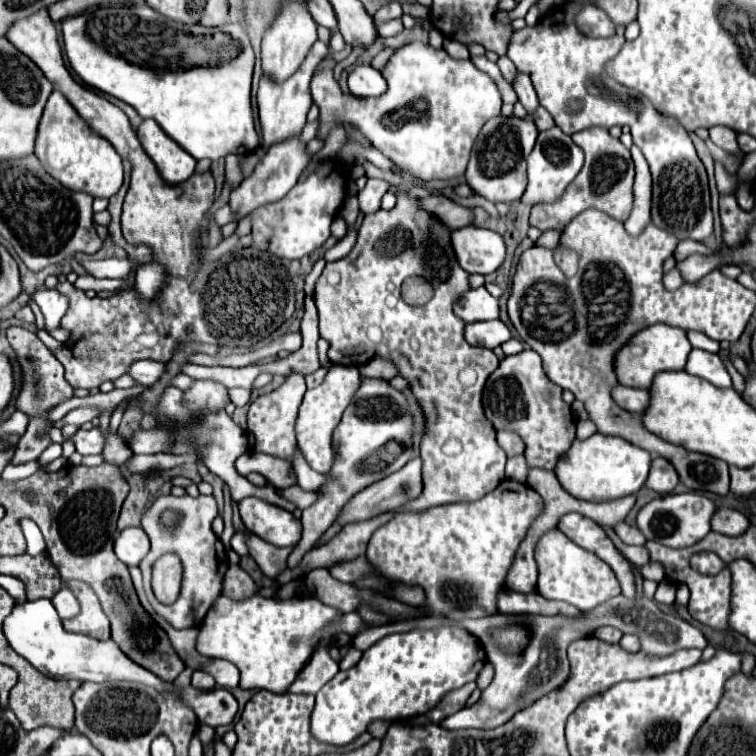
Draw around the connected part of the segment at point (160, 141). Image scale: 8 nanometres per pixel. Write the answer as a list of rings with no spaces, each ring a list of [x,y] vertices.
[[[143,120],[137,128],[137,138],[165,182],[181,184],[195,172],[197,160],[171,140],[155,120]]]

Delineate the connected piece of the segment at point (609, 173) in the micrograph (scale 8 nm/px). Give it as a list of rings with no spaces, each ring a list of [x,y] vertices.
[[[587,128],[581,130],[577,134],[573,134],[573,142],[583,148],[585,152],[585,166],[581,168],[581,174],[569,184],[569,190],[565,190],[565,194],[561,196],[561,202],[555,202],[553,206],[549,204],[541,204],[541,206],[533,206],[531,208],[531,216],[529,216],[529,224],[539,228],[541,232],[545,230],[559,230],[563,232],[565,226],[583,210],[587,208],[597,208],[603,210],[605,214],[609,214],[611,218],[625,222],[631,214],[631,206],[633,206],[633,160],[629,150],[621,144],[619,138],[613,138],[607,128]]]

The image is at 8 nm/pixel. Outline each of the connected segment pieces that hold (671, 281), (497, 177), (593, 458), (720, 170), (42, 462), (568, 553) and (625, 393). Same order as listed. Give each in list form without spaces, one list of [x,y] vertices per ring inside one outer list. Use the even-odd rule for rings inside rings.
[[[671,270],[663,276],[663,284],[667,290],[677,290],[677,286],[681,286],[681,282],[683,282],[683,278],[681,278],[679,270]]]
[[[497,116],[493,120],[489,120],[483,126],[483,130],[479,132],[479,138],[473,146],[471,160],[469,160],[469,166],[465,172],[465,178],[467,178],[467,184],[471,186],[471,190],[493,204],[499,204],[499,202],[509,204],[509,202],[519,200],[527,186],[525,160],[527,160],[529,152],[533,150],[535,140],[537,140],[537,128],[529,118],[519,120],[515,116],[511,116],[511,118]]]
[[[593,434],[587,440],[573,440],[573,446],[563,454],[555,466],[555,476],[565,492],[577,500],[607,502],[637,494],[645,484],[651,466],[651,456],[643,448],[629,444],[617,436]]]
[[[715,162],[715,180],[717,180],[717,188],[721,194],[733,194],[735,186],[737,186],[737,178],[733,174],[729,174],[721,162]]]
[[[51,444],[41,456],[39,456],[39,466],[41,468],[45,468],[49,462],[53,462],[53,460],[57,460],[61,456],[61,444]]]
[[[557,528],[549,530],[549,534],[545,534],[539,540],[535,560],[539,566],[537,592],[543,598],[565,600],[579,610],[593,610],[593,606],[599,606],[601,602],[621,594],[621,586],[619,586],[617,576],[611,570],[611,566],[607,562],[603,562],[599,556],[595,556],[593,552],[587,552],[581,546],[577,546],[575,542],[571,542]]]
[[[617,384],[611,390],[611,396],[613,396],[615,404],[619,404],[623,410],[627,410],[631,414],[641,414],[641,410],[645,410],[649,404],[649,392],[641,390],[641,388],[629,388],[629,386]]]

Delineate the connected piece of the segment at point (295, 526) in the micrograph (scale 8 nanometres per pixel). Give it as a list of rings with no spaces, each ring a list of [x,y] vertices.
[[[245,498],[239,504],[239,512],[243,524],[269,544],[295,546],[301,540],[301,521],[287,510],[261,502],[259,498]]]

